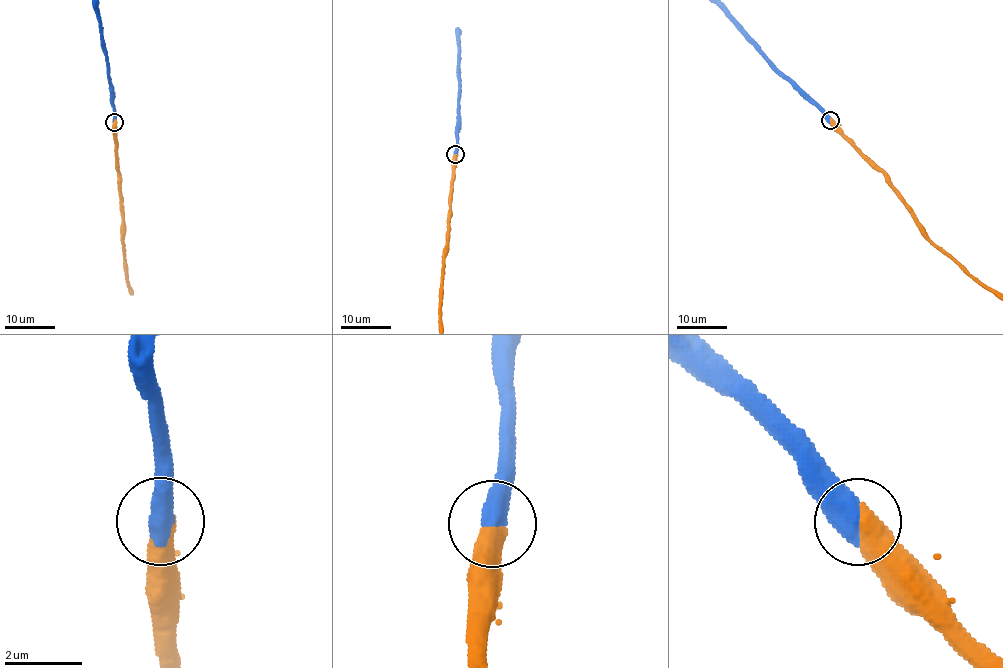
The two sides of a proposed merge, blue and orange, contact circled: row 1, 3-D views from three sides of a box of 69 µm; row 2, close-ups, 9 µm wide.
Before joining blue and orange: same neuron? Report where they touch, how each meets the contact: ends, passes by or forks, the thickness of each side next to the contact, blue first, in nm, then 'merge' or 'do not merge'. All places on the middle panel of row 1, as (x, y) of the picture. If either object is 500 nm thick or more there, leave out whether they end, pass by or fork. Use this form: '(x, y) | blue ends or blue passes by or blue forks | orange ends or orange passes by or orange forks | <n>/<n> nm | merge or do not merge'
(455, 154) | 650/600 nm | merge

